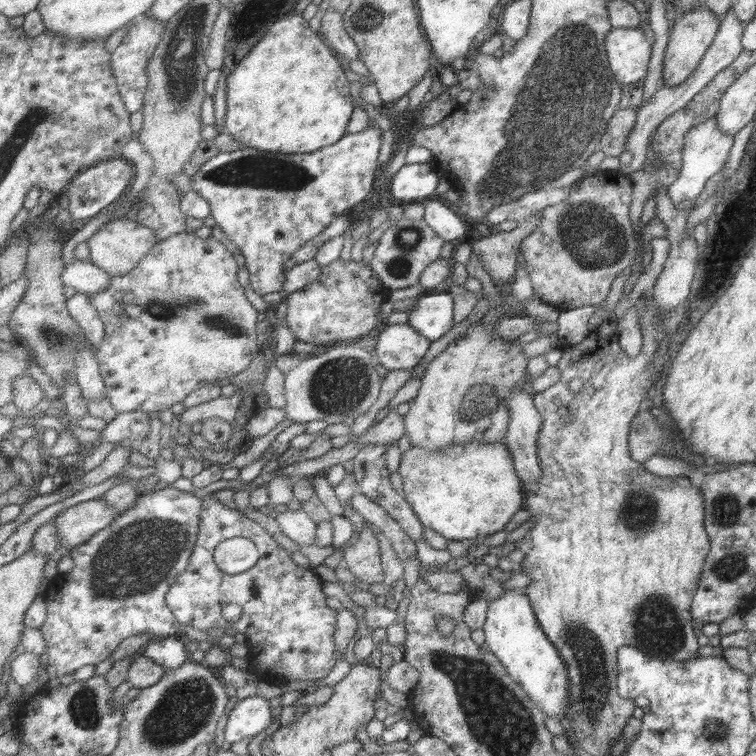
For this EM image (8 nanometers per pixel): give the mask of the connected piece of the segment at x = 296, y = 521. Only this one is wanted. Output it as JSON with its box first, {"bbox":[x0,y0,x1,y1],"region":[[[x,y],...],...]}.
{"bbox":[276,508,319,547],"region":[[[303,508],[297,511],[289,509],[284,513],[279,513],[276,520],[297,546],[312,547],[317,545],[319,523]]]}

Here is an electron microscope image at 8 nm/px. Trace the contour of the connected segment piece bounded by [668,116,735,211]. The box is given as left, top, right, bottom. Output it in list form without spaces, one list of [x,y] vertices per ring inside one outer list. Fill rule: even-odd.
[[[716,116],[702,121],[700,125],[692,127],[690,131],[686,132],[682,168],[680,168],[678,178],[668,187],[671,202],[678,211],[684,209],[685,204],[697,201],[706,186],[706,182],[722,170],[734,144],[734,137],[734,135],[722,132],[722,129],[718,127]]]

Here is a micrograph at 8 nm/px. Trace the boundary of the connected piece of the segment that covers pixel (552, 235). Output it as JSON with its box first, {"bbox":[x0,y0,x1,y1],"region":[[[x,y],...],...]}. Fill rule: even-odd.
{"bbox":[520,171,637,311],"region":[[[598,171],[582,177],[570,186],[568,197],[553,206],[546,206],[540,225],[520,243],[533,292],[561,311],[579,306],[604,304],[614,279],[633,264],[637,254],[635,230],[629,216],[634,184],[629,175],[618,171]]]}

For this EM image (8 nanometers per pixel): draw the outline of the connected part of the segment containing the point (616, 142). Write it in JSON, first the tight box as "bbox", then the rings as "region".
{"bbox":[600,109,637,157],"region":[[[618,109],[610,119],[600,140],[600,148],[605,156],[619,157],[624,152],[626,136],[636,124],[637,112],[633,109]]]}

